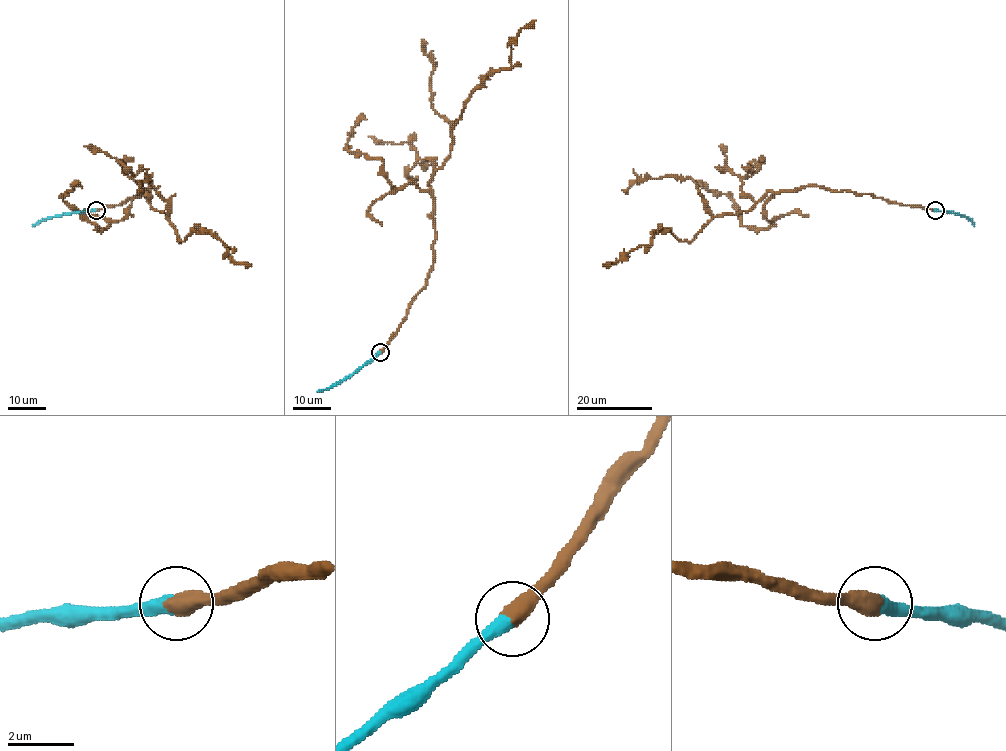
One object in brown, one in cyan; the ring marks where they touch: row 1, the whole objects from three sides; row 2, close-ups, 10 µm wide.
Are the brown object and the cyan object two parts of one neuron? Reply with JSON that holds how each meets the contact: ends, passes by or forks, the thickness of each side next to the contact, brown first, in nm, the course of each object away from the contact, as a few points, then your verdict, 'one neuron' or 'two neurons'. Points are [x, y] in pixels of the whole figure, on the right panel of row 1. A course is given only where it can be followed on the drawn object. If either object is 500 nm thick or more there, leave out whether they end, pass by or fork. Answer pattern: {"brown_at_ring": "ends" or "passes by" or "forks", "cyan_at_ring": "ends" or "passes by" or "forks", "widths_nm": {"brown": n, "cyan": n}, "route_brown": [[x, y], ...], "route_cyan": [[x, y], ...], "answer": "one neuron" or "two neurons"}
{"widths_nm": {"brown": 550, "cyan": 440}, "route_brown": [[934, 209], [819, 186], [769, 191], [749, 211], [715, 216], [691, 241], [658, 230], [650, 245], [602, 265]], "route_cyan": [[934, 209], [965, 216], [973, 225]], "answer": "one neuron"}

